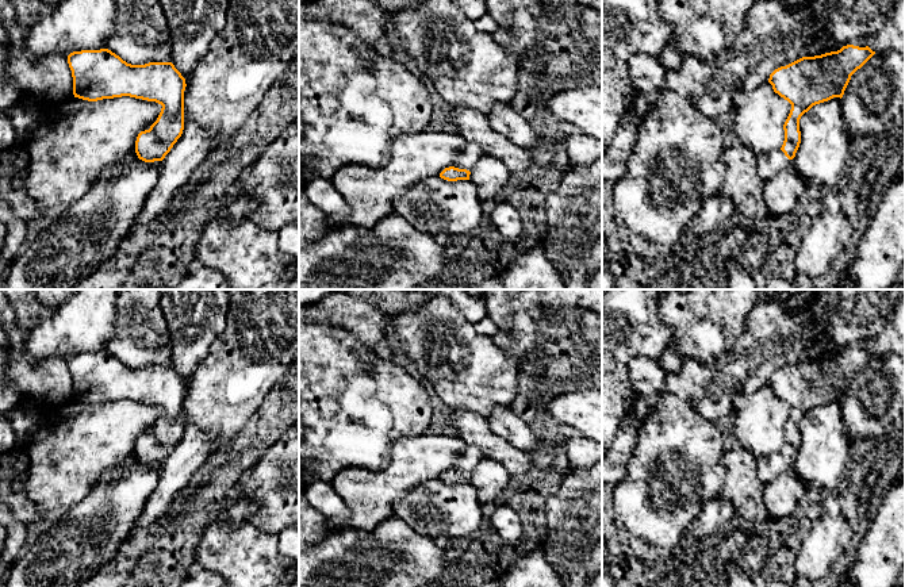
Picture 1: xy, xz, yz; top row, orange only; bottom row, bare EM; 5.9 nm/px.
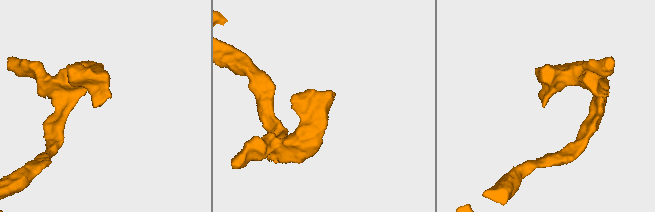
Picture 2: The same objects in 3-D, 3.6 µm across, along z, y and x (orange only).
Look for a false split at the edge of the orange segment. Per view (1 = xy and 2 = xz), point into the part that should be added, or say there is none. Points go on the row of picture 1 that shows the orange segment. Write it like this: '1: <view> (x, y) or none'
1: none
2: xz (472, 152)

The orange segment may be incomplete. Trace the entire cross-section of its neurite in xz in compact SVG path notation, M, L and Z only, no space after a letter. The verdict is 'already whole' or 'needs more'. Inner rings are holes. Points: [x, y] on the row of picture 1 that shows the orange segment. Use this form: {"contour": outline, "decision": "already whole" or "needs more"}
{"contour": "M468 142L455 164L445 168L440 177L448 181L469 180L469 169L483 157L484 150L480 145Z", "decision": "needs more"}

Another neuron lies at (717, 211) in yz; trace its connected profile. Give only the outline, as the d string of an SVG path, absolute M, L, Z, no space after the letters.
M718 191L703 200L702 210L690 220L687 229L695 235L705 235L728 226L736 218L732 200Z

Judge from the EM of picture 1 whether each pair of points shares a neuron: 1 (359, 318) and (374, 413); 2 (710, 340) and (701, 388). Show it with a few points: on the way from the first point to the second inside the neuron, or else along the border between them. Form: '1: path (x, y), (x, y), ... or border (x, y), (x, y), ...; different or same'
1: border (334, 325), (363, 340), (379, 356), (388, 359); different
2: border (686, 359), (694, 359), (706, 364); different

